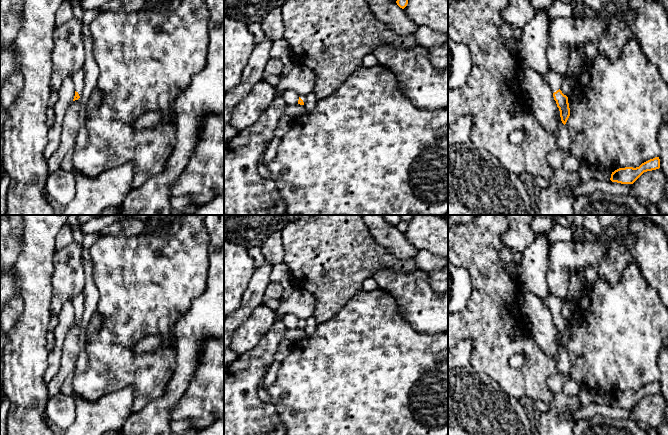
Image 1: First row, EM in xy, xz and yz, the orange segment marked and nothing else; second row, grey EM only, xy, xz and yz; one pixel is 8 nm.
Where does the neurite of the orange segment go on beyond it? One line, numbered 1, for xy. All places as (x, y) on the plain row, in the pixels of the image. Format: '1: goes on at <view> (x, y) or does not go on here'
1: goes on at xy (78, 301)

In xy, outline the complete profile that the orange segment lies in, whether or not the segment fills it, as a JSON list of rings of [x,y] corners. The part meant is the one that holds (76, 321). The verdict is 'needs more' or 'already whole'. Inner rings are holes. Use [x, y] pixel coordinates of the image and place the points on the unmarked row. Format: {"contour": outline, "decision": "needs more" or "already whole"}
{"contour": [[[81,292],[72,299],[72,303],[75,309],[75,320],[73,325],[78,324],[82,318],[84,312],[84,294]]], "decision": "needs more"}

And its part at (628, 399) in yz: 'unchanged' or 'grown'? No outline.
unchanged

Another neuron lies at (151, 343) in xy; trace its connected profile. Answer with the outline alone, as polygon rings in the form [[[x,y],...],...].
[[[158,335],[143,338],[134,348],[136,353],[155,352],[162,346],[162,338]]]

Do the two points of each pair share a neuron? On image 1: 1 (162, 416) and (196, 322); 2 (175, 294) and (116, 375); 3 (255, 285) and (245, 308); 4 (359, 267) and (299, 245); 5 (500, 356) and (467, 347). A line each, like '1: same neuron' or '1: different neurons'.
1: same neuron
2: same neuron
3: same neuron
4: same neuron
5: different neurons

